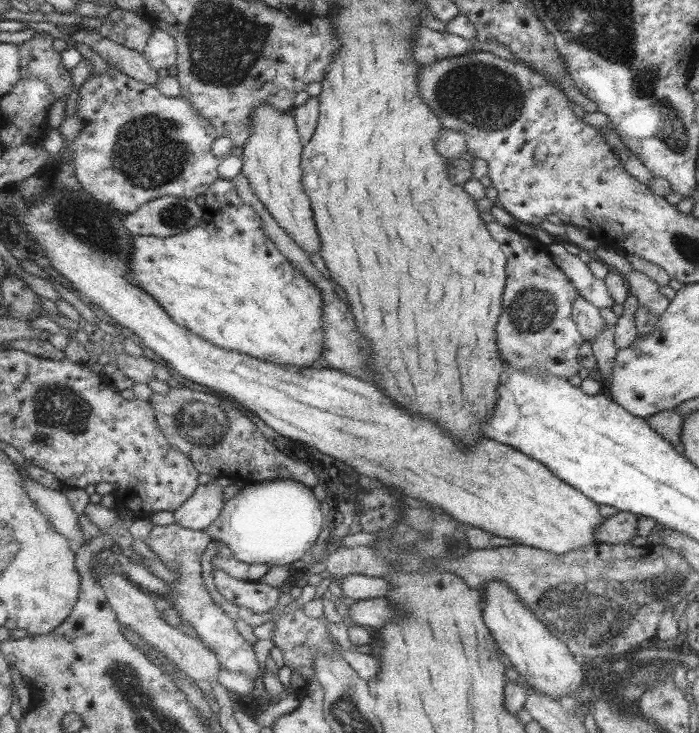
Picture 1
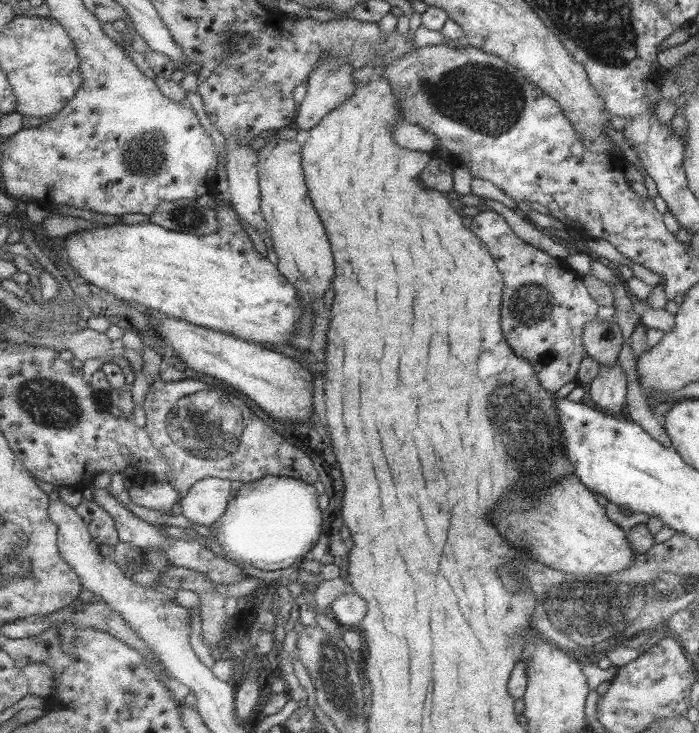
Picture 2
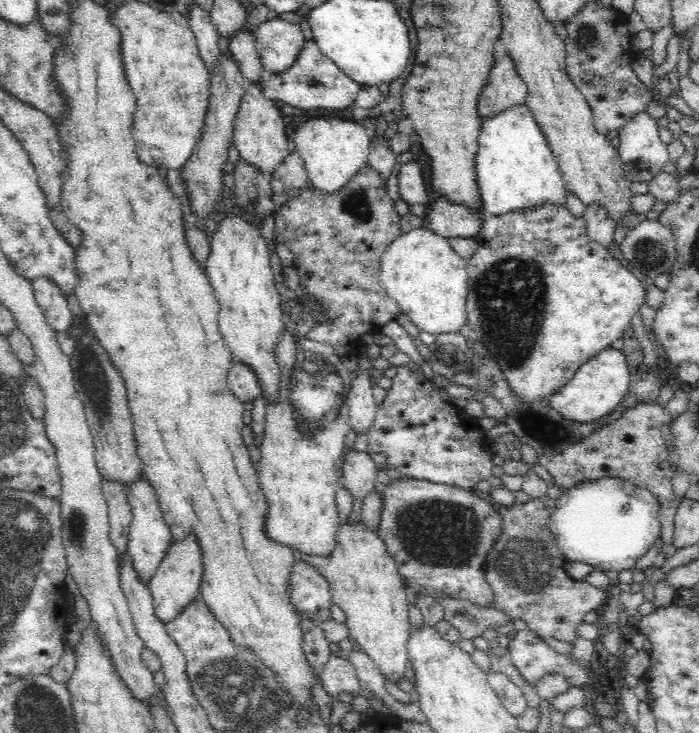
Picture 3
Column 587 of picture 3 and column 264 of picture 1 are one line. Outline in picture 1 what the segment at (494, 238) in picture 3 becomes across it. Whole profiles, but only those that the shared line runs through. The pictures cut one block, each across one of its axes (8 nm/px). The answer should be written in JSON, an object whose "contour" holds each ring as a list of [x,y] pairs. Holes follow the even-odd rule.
{"contour":[[[222,179],[215,180],[214,183],[210,184],[208,191],[202,196],[205,199],[204,212],[199,222],[197,222],[197,226],[193,226],[193,228],[183,232],[183,235],[164,237],[132,236],[133,252],[127,256],[127,261],[129,261],[128,274],[126,275],[127,280],[130,281],[131,285],[143,289],[149,296],[154,297],[170,315],[170,319],[176,325],[182,325],[183,328],[190,329],[195,336],[202,337],[203,340],[210,341],[211,344],[218,345],[219,348],[233,350],[233,352],[239,352],[245,354],[245,356],[253,356],[257,360],[265,360],[271,364],[283,366],[284,368],[288,368],[289,366],[295,366],[295,368],[313,366],[315,360],[319,360],[322,357],[322,293],[290,264],[290,261],[275,247],[275,243],[271,243],[271,239],[263,235],[262,220],[259,219],[259,216],[249,205],[245,205],[239,199],[233,182]]]}

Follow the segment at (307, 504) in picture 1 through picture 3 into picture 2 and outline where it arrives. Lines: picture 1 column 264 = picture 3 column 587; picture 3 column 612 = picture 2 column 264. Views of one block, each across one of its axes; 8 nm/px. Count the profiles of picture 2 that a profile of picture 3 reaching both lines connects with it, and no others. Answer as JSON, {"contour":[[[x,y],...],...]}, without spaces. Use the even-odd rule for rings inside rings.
{"contour":[[[265,476],[263,480],[243,483],[235,496],[227,503],[223,516],[212,524],[215,538],[228,558],[251,564],[259,570],[283,570],[295,560],[304,557],[315,544],[321,532],[321,510],[317,507],[315,488],[302,480]]]}

